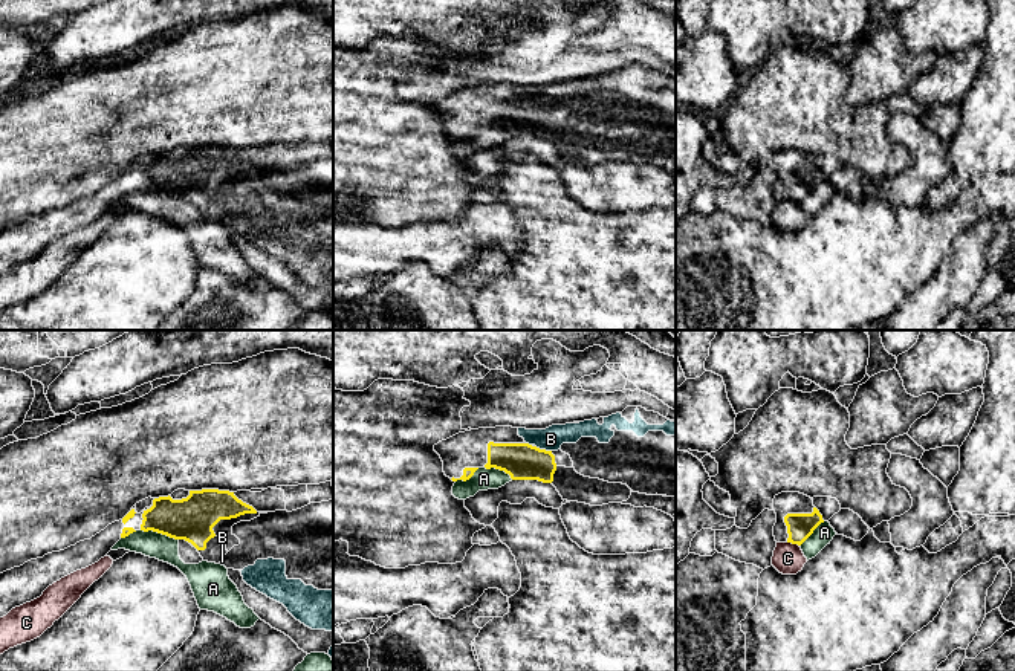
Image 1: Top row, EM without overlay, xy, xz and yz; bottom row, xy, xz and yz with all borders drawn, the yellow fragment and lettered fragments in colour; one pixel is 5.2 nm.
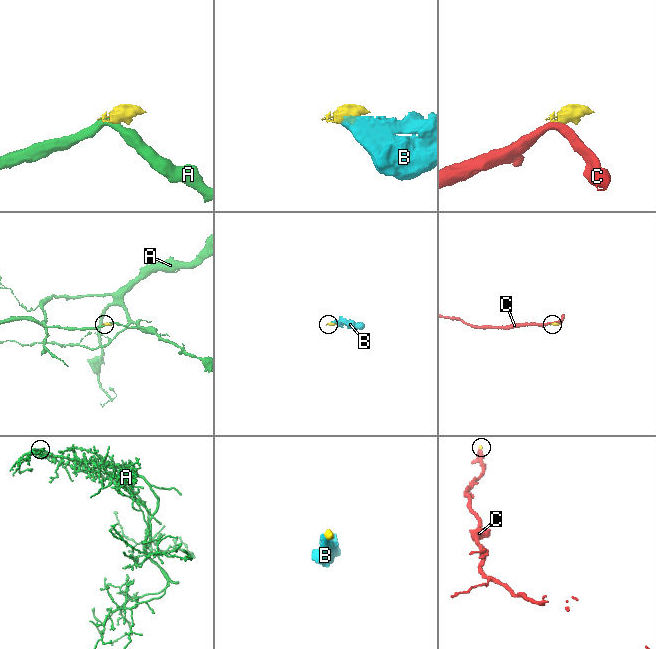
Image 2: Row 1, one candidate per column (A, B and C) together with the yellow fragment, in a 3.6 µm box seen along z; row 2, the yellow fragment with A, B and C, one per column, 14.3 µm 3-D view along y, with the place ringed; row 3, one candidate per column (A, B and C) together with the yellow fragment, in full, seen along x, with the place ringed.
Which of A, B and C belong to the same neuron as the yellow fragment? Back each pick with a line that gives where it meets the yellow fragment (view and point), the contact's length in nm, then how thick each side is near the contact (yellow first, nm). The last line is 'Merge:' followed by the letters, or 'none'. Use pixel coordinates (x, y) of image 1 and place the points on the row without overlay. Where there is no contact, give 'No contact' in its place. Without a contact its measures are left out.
B: Touches yellow at xz (543, 107). Shared border 90 nm. Thickness 190 nm (yellow) against 130 nm
Merge: B

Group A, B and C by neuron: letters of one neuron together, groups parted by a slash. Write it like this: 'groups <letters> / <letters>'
groups A / B / C

